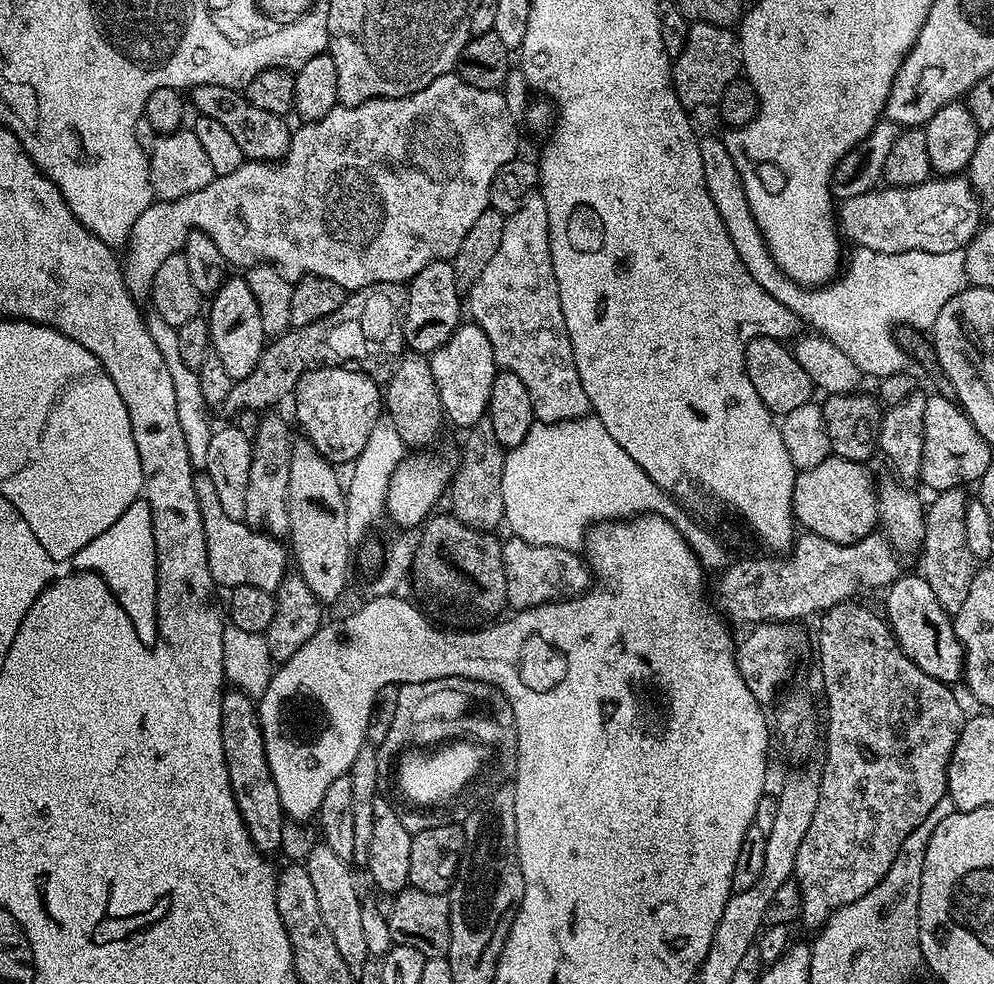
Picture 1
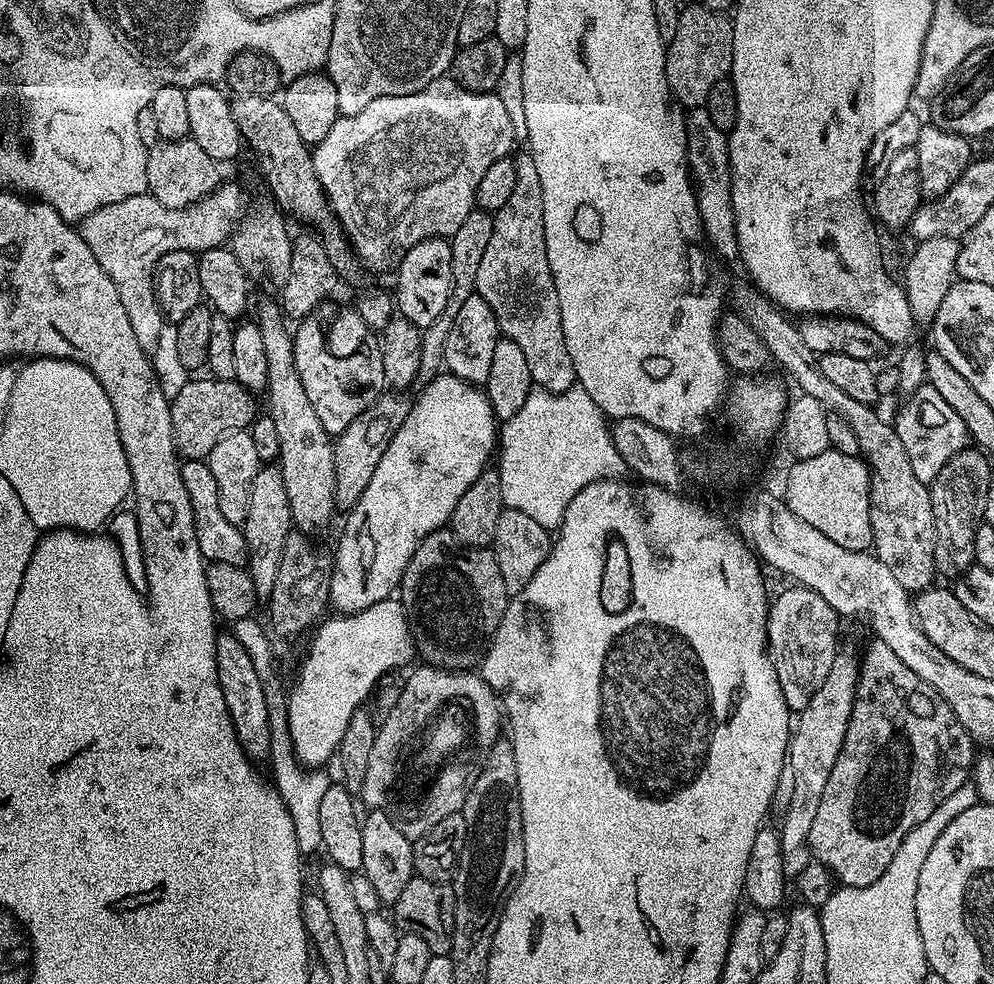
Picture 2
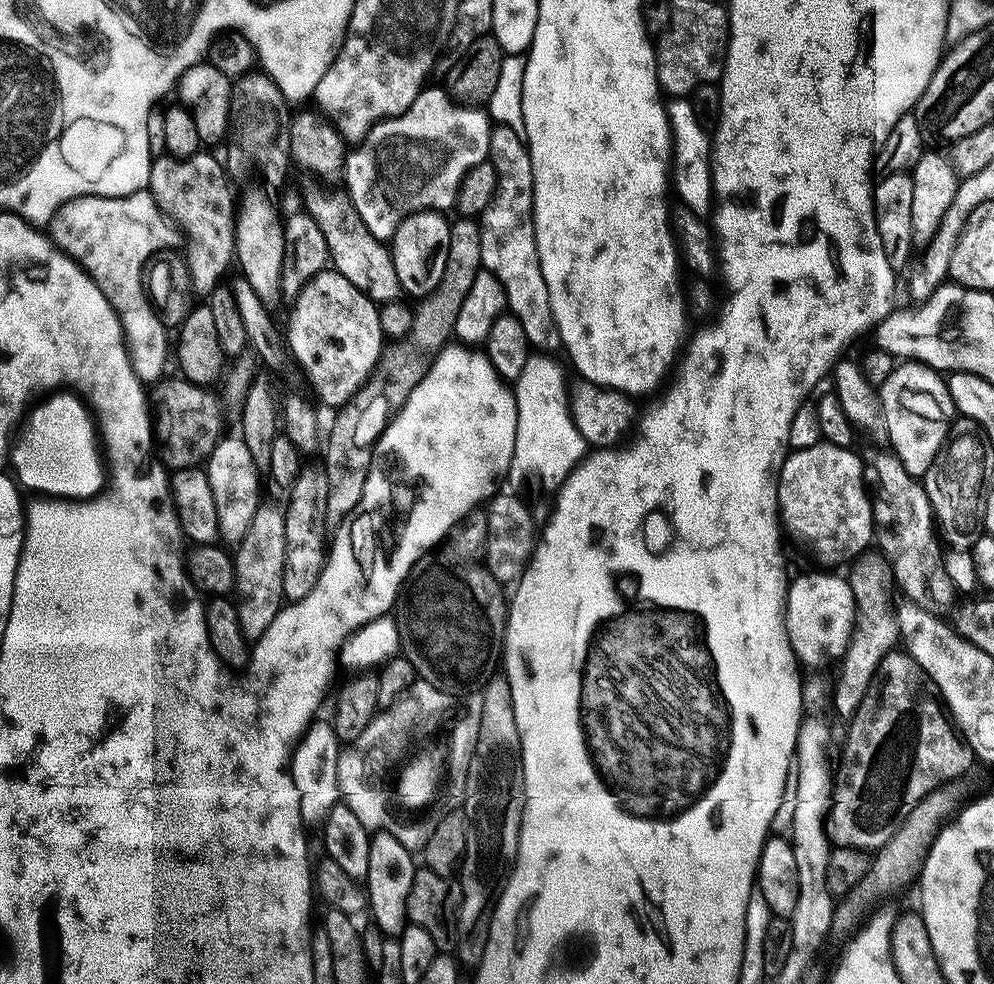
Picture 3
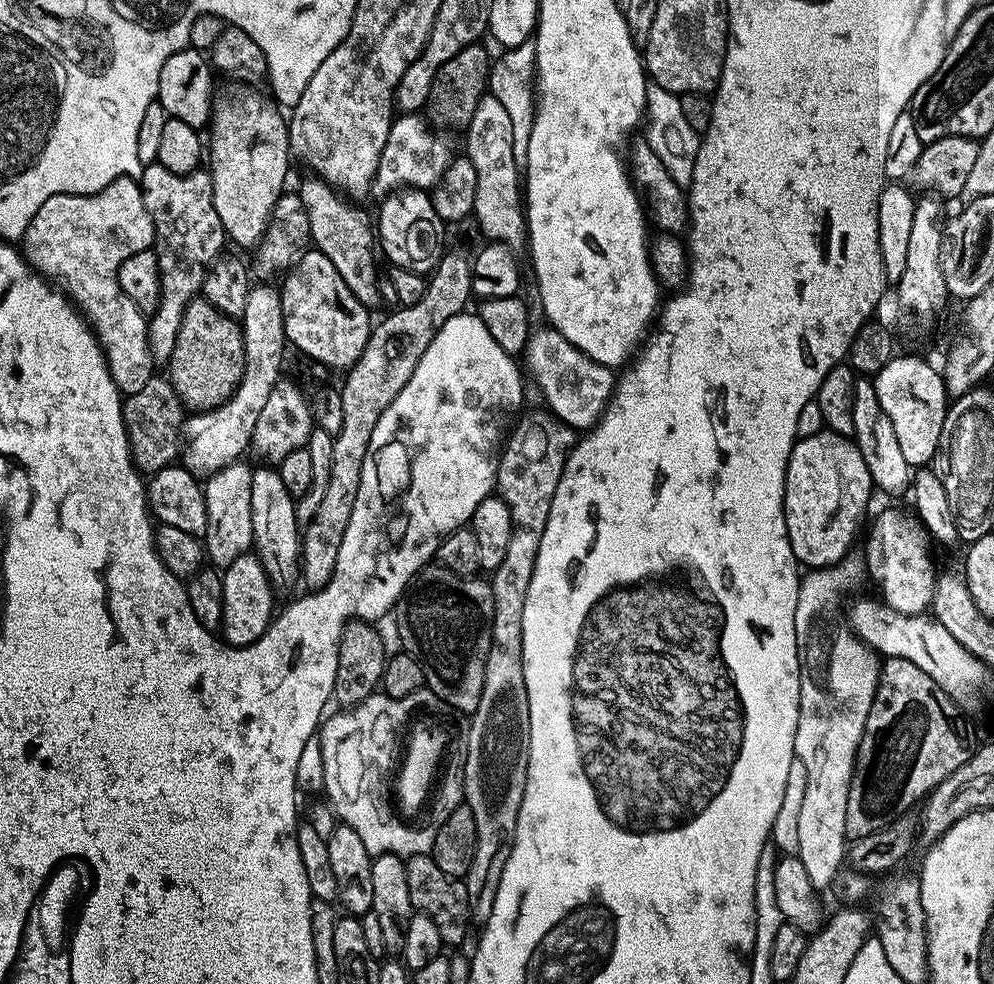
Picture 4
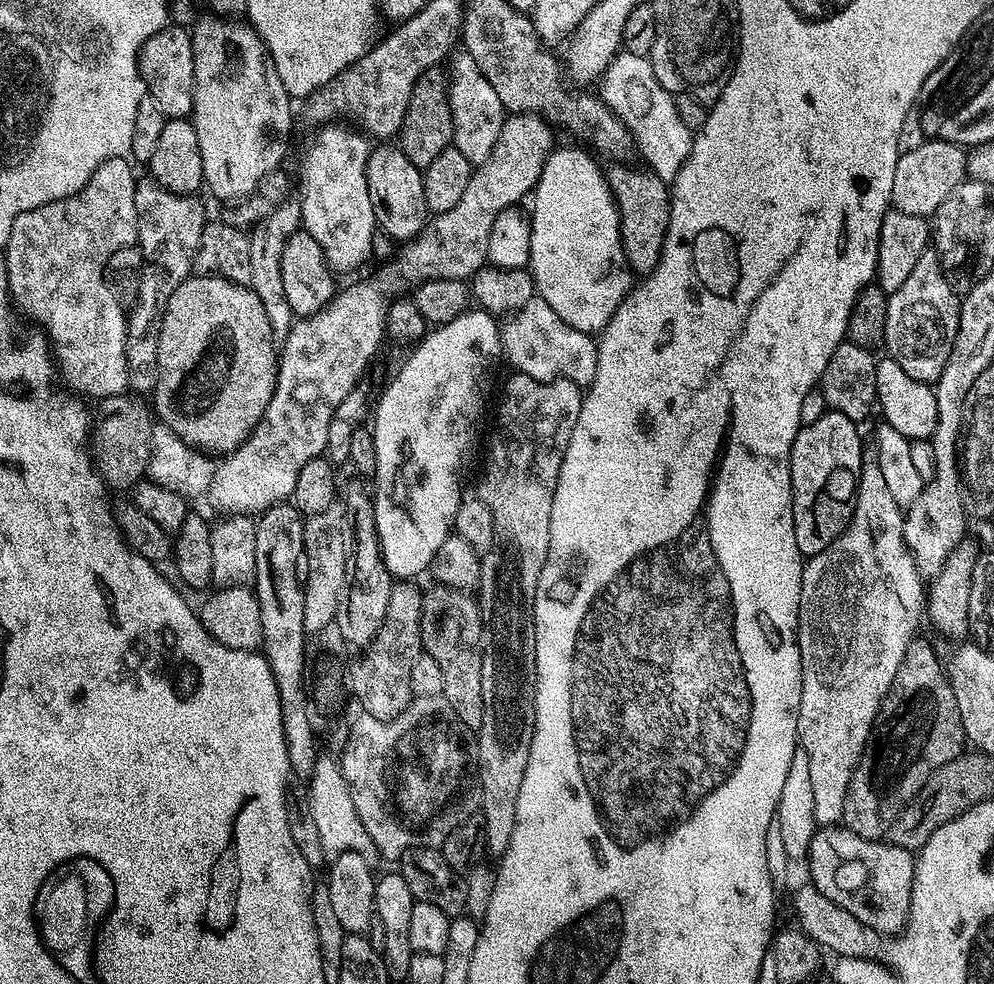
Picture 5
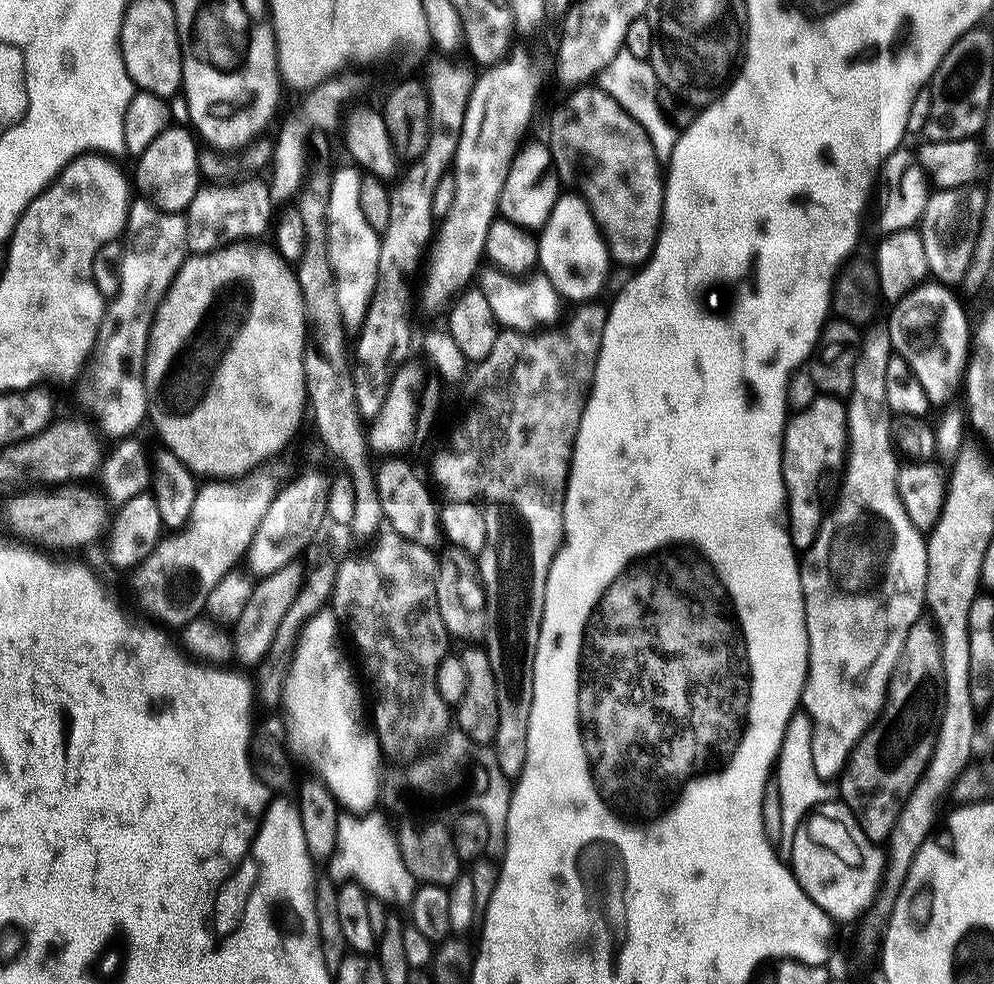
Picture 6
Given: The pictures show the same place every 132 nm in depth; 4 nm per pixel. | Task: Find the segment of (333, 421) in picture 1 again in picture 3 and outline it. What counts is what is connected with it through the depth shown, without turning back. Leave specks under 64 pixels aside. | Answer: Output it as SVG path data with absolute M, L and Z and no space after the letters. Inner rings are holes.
M325 270L312 278L291 301L286 343L291 359L298 363L316 396L332 410L339 410L368 380L378 362L386 337L379 325L379 307L358 286L346 282L335 270Z

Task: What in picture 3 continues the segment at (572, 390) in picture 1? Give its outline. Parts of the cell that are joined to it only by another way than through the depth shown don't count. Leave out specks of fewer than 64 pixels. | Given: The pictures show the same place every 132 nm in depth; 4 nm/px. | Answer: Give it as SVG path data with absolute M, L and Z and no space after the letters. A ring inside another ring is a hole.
M497 123L490 134L487 163L492 164L496 175L496 189L490 204L478 218L482 234L482 268L493 272L502 282L506 294L507 311L522 322L529 345L540 350L557 347L558 337L552 323L550 290L542 278L538 262L538 242L534 230L534 166L530 162L525 141L510 126Z

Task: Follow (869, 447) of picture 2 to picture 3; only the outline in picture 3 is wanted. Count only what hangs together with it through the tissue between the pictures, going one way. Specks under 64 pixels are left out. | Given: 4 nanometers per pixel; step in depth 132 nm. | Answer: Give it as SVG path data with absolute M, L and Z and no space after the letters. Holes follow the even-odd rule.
M891 454L878 457L870 468L876 471L876 492L874 488L871 497L872 518L876 527L874 536L892 559L891 575L894 580L896 575L901 590L908 595L905 597L911 603L938 617L947 617L947 612L956 604L958 593L954 582L950 582L950 574L946 574L944 552L936 541L938 528L934 523L932 504L923 483L911 476L906 466L902 466L902 462Z

